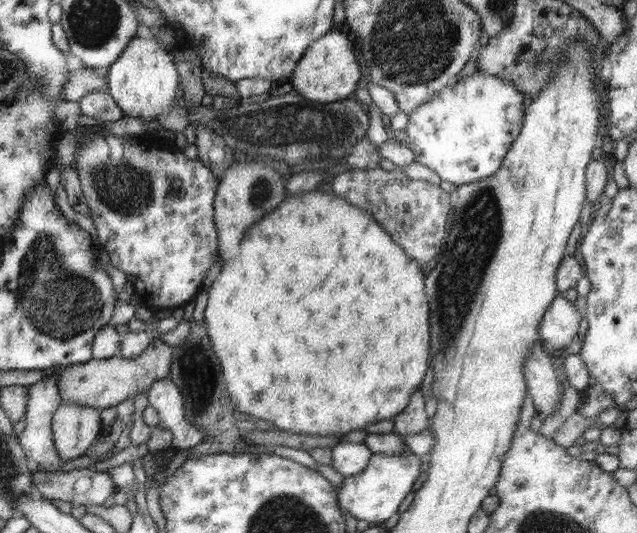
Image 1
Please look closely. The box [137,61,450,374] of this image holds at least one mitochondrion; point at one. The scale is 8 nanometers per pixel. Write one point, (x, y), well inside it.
(284, 129)

